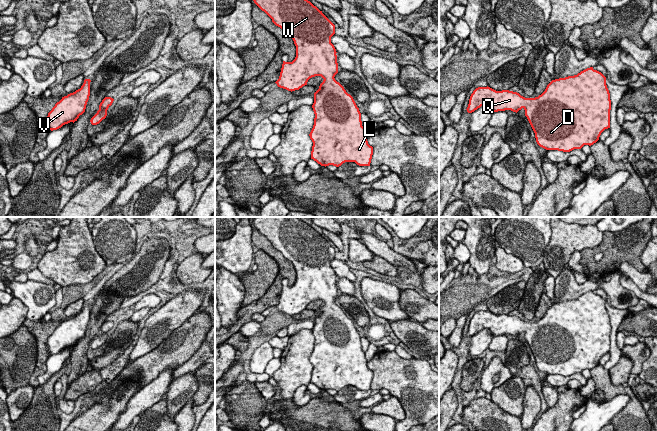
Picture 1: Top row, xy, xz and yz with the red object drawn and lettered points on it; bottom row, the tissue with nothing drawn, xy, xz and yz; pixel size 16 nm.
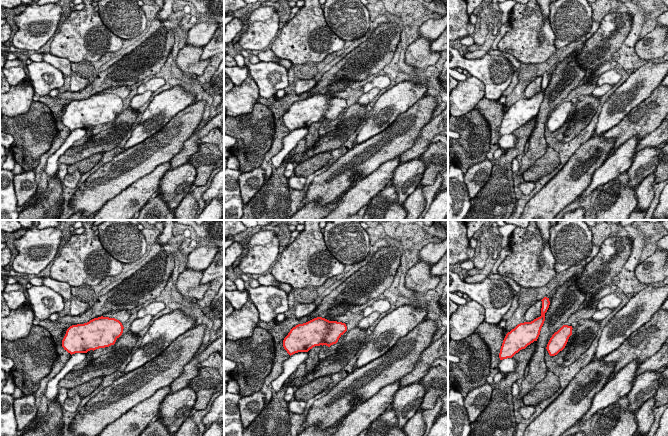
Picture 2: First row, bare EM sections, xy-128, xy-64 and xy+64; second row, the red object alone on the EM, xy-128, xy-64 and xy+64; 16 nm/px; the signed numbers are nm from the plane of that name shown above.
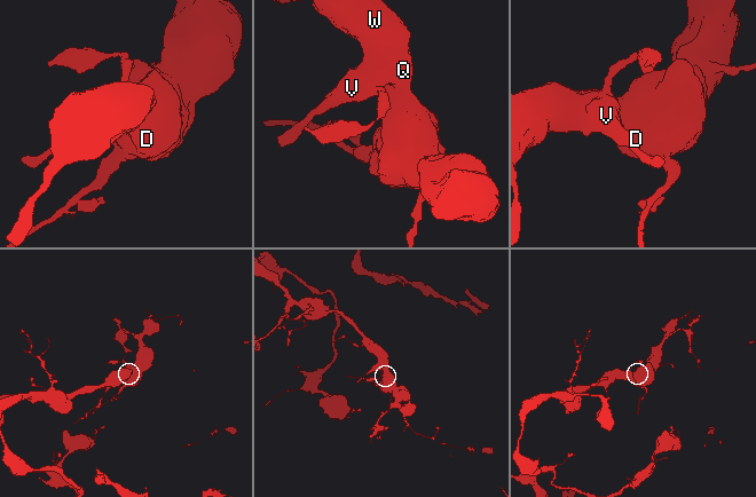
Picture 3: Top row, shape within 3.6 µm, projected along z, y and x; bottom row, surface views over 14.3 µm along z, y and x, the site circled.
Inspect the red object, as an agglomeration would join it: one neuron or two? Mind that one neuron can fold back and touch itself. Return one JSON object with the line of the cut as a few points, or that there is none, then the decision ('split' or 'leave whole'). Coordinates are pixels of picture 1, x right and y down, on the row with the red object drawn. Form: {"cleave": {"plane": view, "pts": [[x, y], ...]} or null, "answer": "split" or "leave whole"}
{"cleave": null, "answer": "leave whole"}

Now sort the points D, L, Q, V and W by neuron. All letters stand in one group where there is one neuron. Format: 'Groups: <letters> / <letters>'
Groups: D L Q V W

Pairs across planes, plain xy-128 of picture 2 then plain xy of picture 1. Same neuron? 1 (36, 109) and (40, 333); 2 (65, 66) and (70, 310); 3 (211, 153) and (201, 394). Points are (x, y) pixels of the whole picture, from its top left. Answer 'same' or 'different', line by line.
1: different
2: same
3: same

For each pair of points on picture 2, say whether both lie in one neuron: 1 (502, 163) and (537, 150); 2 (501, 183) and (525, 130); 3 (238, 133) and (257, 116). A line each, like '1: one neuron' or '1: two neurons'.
1: two neurons
2: one neuron
3: one neuron

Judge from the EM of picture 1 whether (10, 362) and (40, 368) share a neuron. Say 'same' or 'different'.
different

